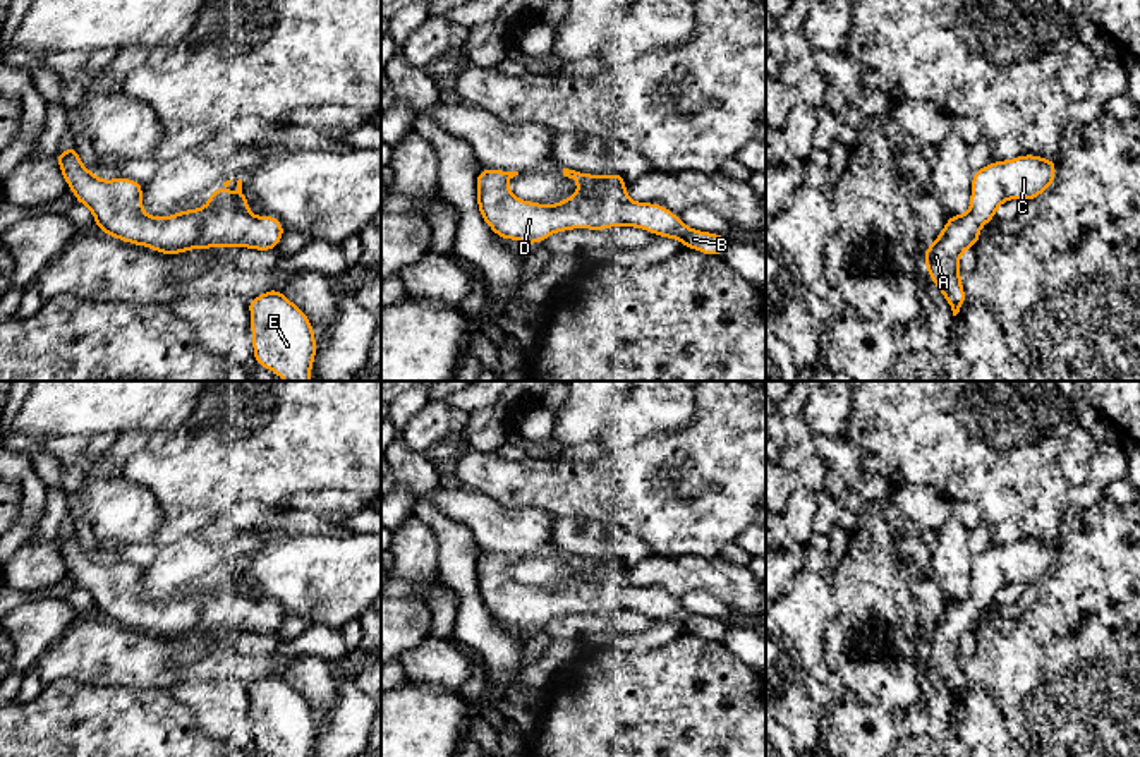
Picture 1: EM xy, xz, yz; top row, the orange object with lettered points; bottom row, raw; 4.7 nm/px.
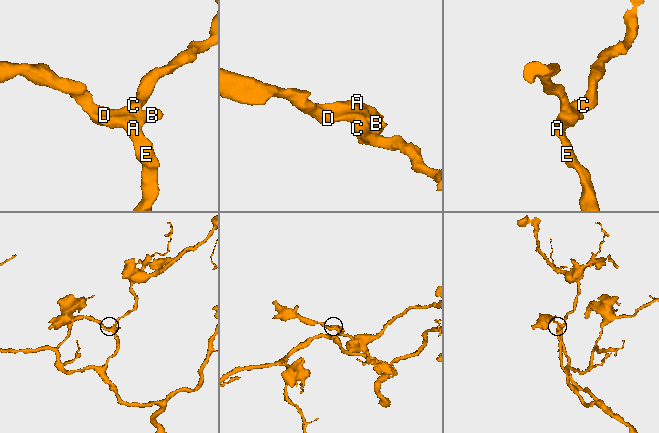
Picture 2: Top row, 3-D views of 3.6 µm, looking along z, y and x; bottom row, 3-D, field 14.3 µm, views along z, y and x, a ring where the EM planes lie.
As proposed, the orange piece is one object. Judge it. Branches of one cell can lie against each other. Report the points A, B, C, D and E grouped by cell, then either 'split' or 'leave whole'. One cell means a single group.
A B C D E; leave whole

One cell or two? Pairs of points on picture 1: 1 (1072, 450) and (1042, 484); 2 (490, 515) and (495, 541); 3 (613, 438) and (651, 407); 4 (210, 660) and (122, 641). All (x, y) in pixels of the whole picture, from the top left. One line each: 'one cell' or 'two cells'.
1: two cells
2: one cell
3: one cell
4: one cell

